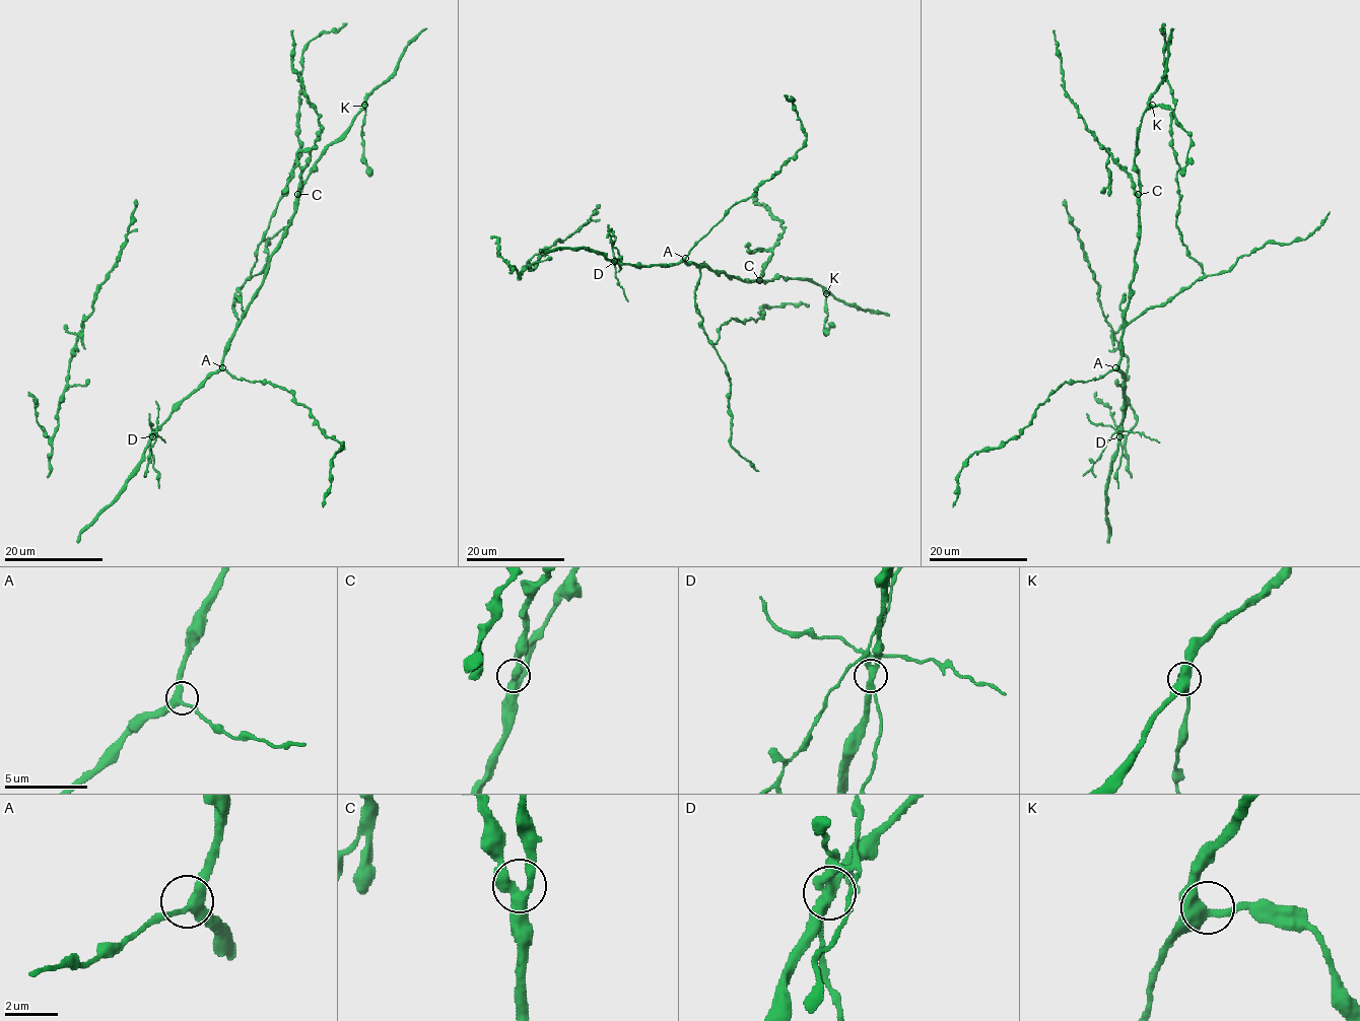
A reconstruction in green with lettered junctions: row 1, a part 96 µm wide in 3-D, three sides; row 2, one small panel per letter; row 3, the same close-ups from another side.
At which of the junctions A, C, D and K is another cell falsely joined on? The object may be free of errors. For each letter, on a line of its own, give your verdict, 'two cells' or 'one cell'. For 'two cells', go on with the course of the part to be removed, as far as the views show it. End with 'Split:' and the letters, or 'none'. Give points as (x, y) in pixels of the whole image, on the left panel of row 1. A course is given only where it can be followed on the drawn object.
A: one cell
C: one cell
D: two cells | (152, 436), (156, 432), (145, 475)
K: one cell
Split: D

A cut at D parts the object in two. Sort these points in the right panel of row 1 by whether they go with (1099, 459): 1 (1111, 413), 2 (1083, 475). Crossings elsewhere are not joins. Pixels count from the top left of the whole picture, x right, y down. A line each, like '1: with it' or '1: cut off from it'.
1: cut off from it
2: with it

